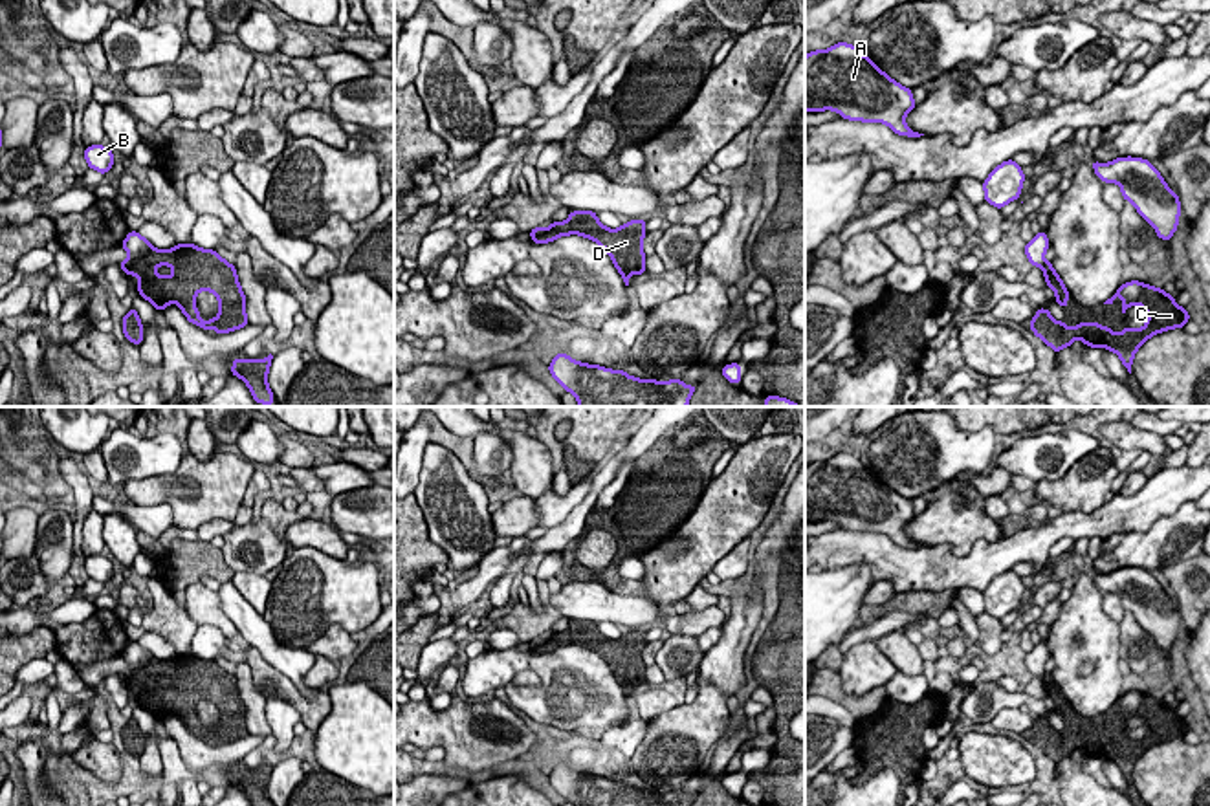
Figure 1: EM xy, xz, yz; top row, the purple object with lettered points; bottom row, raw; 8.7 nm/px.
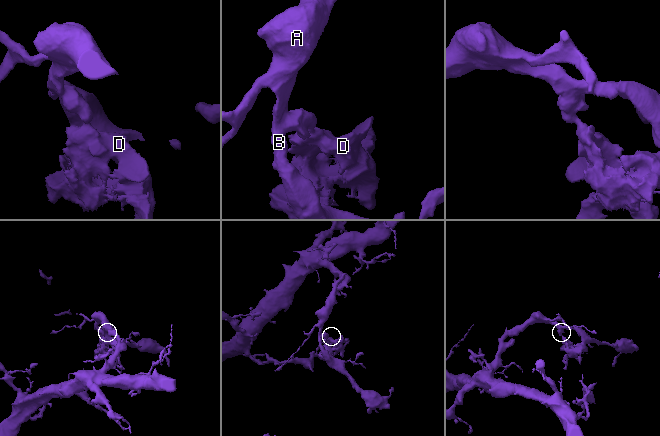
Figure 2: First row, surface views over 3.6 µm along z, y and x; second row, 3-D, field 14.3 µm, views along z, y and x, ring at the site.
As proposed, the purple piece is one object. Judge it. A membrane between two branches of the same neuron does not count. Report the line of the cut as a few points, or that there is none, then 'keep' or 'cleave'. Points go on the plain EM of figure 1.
cut in xy along (154, 658), (123, 680); cleave

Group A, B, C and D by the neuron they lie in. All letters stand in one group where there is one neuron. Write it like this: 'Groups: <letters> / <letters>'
Groups: A B / C D

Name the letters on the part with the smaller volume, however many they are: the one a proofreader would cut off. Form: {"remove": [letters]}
{"remove": ["C", "D"]}

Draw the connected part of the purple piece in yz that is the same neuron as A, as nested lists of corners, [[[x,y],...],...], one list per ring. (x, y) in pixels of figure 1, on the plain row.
[[[838,452],[805,465],[805,520],[838,522],[849,531],[884,533],[895,544],[920,548],[904,528],[915,518],[909,498],[884,484],[860,458]]]

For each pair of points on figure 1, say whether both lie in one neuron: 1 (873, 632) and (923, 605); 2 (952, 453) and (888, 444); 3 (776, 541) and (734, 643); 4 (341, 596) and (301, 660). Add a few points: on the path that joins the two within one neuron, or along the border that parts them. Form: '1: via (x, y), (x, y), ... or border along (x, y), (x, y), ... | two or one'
1: border along (930, 618), (919, 612), (882, 612), (866, 625) | two
2: via (935, 447), (904, 447) | one
3: border along (750, 585), (761, 587) | two
4: border along (268, 623), (281, 643), (305, 649) | two

